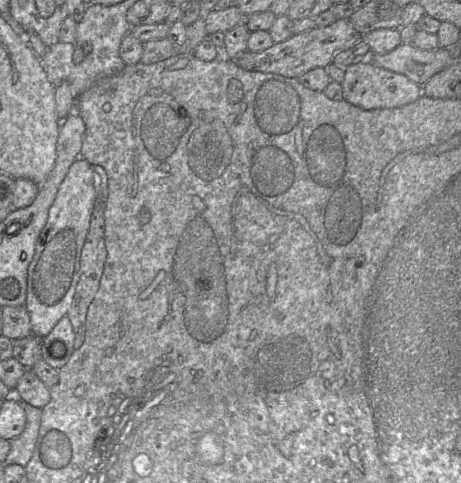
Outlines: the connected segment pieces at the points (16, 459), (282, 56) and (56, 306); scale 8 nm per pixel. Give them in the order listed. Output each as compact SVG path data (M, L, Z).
M20 401L26 413L26 424L23 432L10 439L10 451L4 461L4 465L18 464L25 467L32 457L38 437L42 408L34 407L25 401Z
M338 19L325 27L315 27L301 34L293 34L287 40L274 43L266 50L260 52L247 50L232 60L245 70L273 73L287 78L298 78L314 68L327 67L332 63L333 57L338 52L351 49L358 41L363 39L363 36L354 29L349 19Z
M78 157L70 166L52 203L46 225L37 239L34 257L28 268L27 297L25 308L30 316L31 331L34 336L43 339L55 325L67 316L71 307L76 285L79 280L80 258L85 243L92 211L96 200L95 172L93 166L84 158Z

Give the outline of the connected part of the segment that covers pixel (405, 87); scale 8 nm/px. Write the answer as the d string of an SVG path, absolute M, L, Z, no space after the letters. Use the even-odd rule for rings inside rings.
M356 60L345 70L341 83L343 99L365 110L397 108L416 101L422 95L422 87L405 75L381 68L371 60Z

